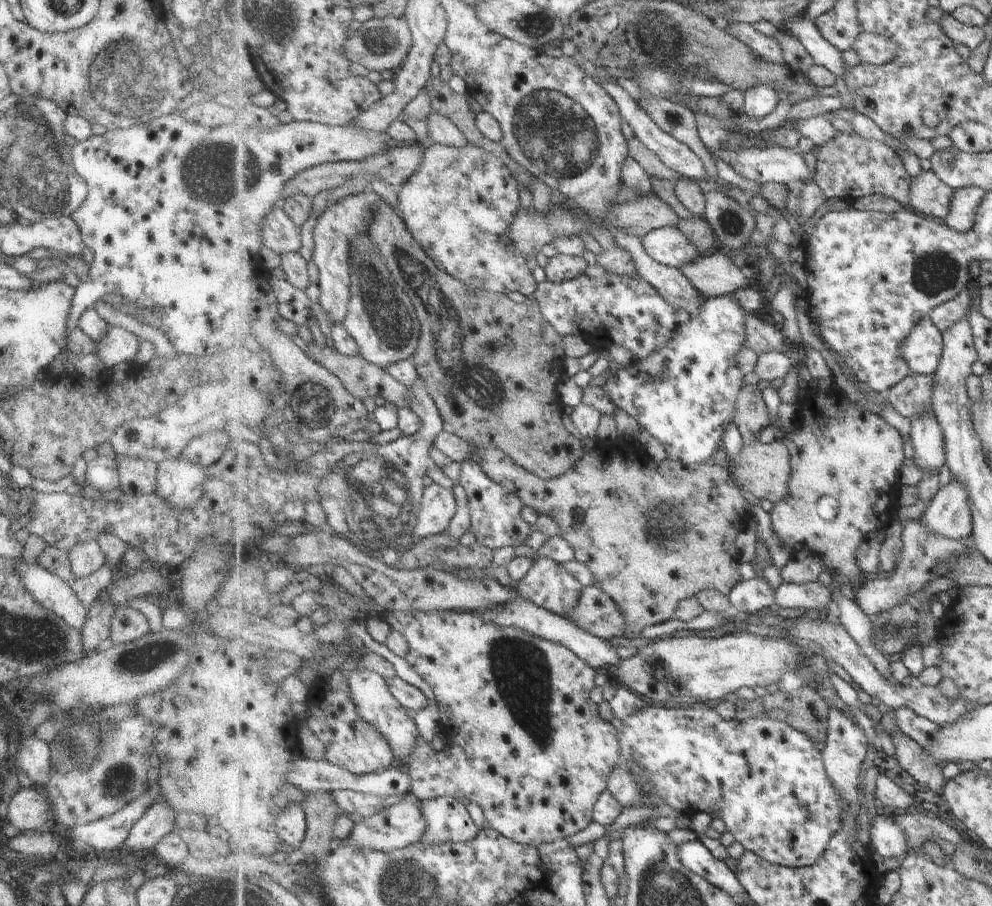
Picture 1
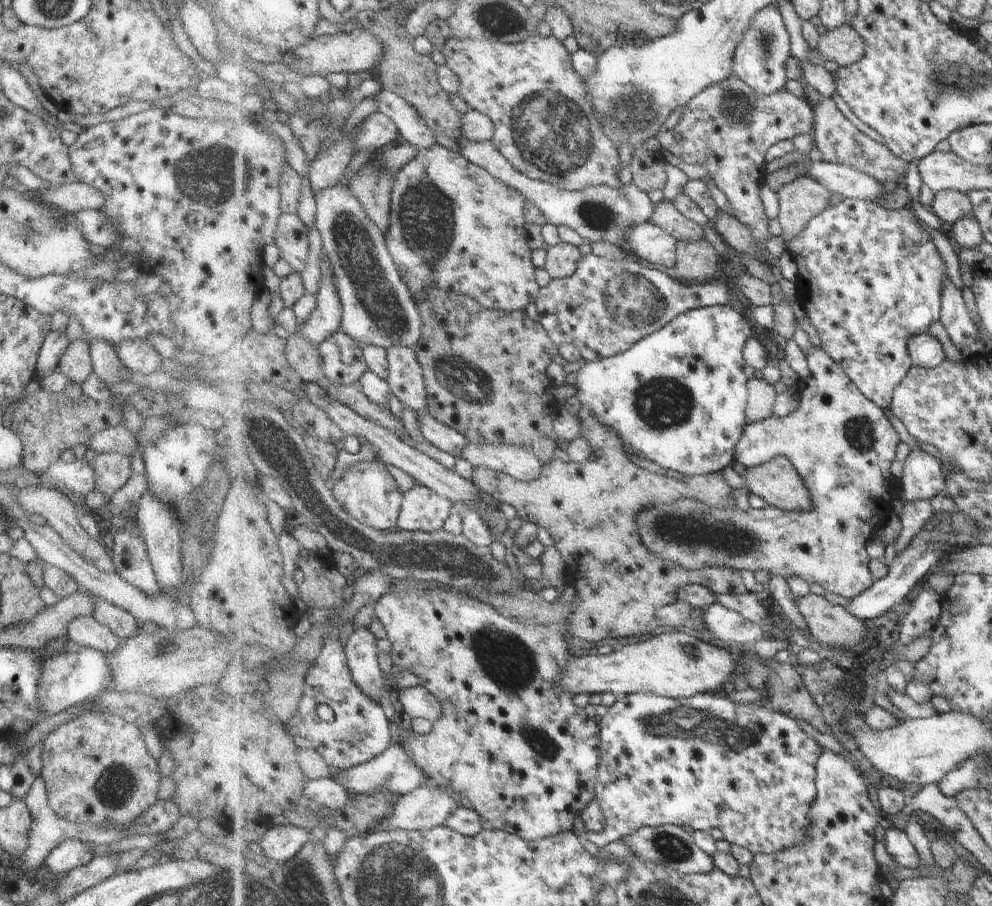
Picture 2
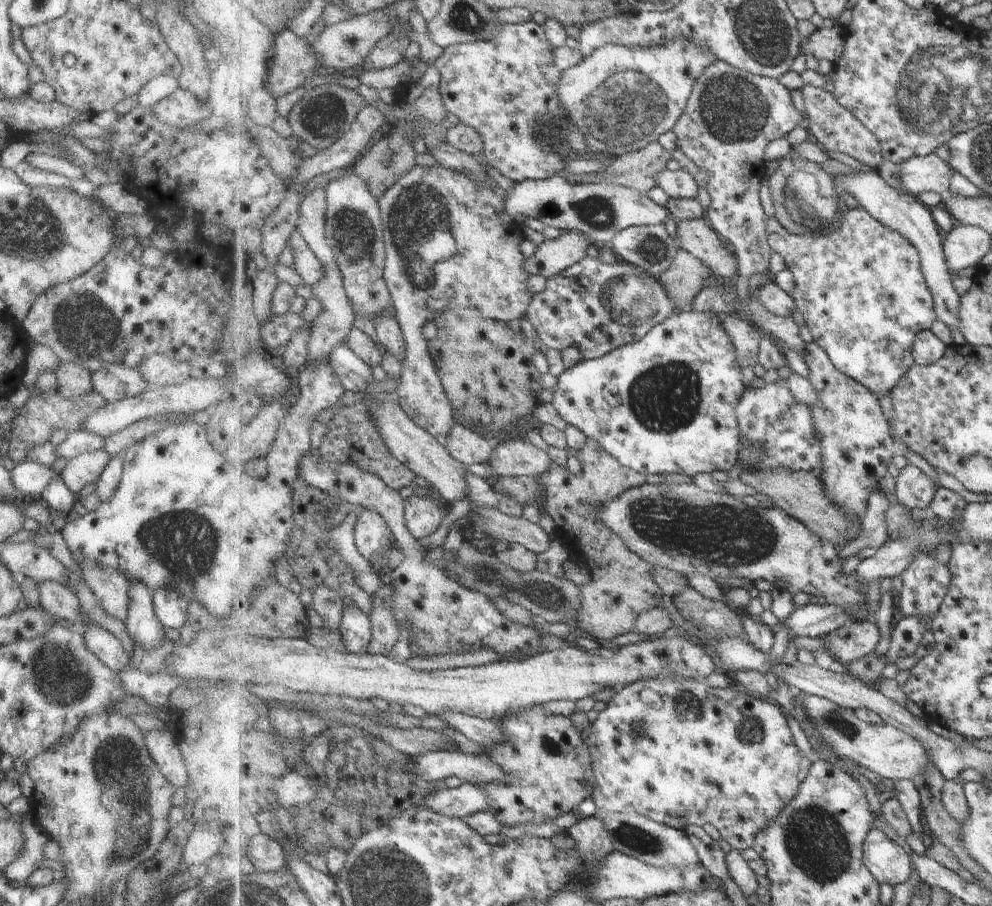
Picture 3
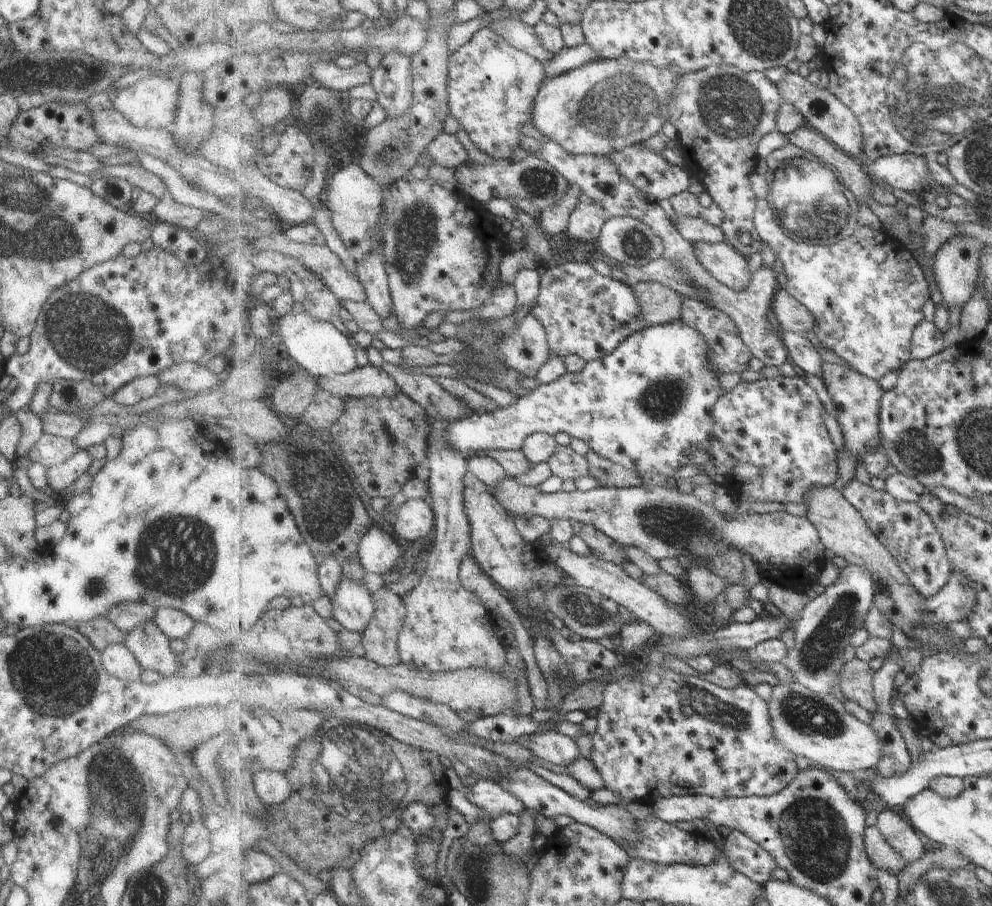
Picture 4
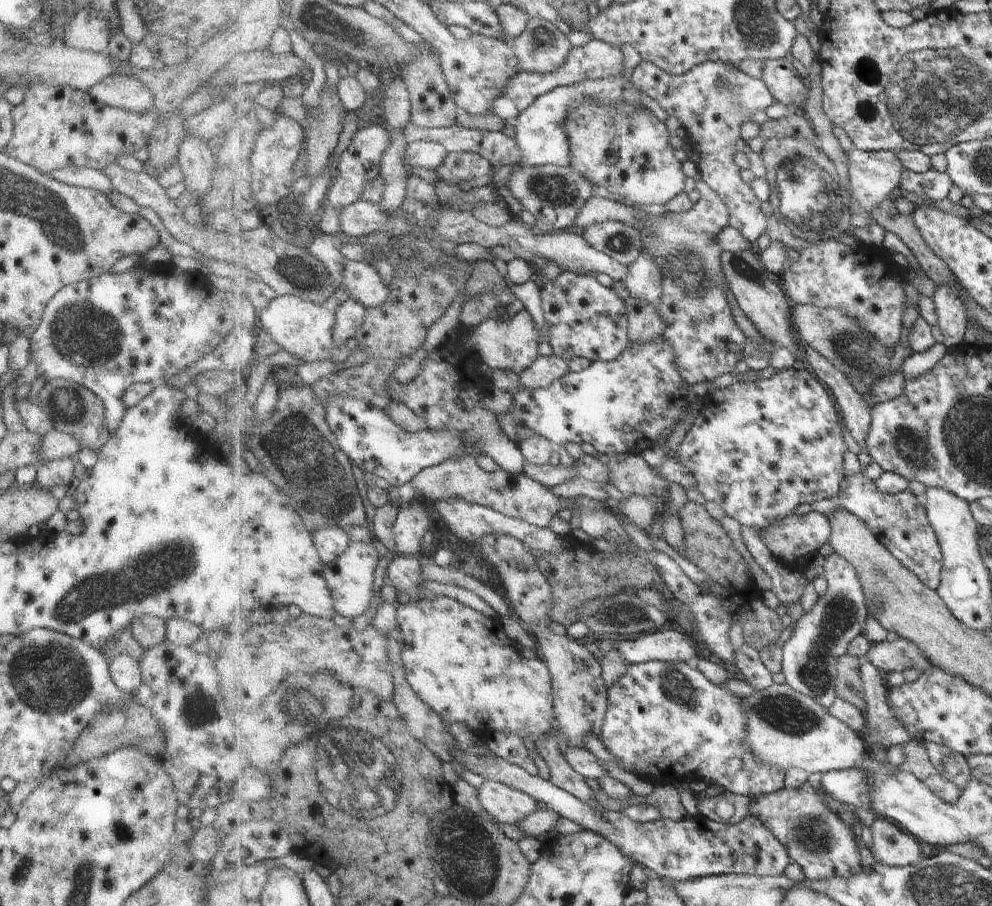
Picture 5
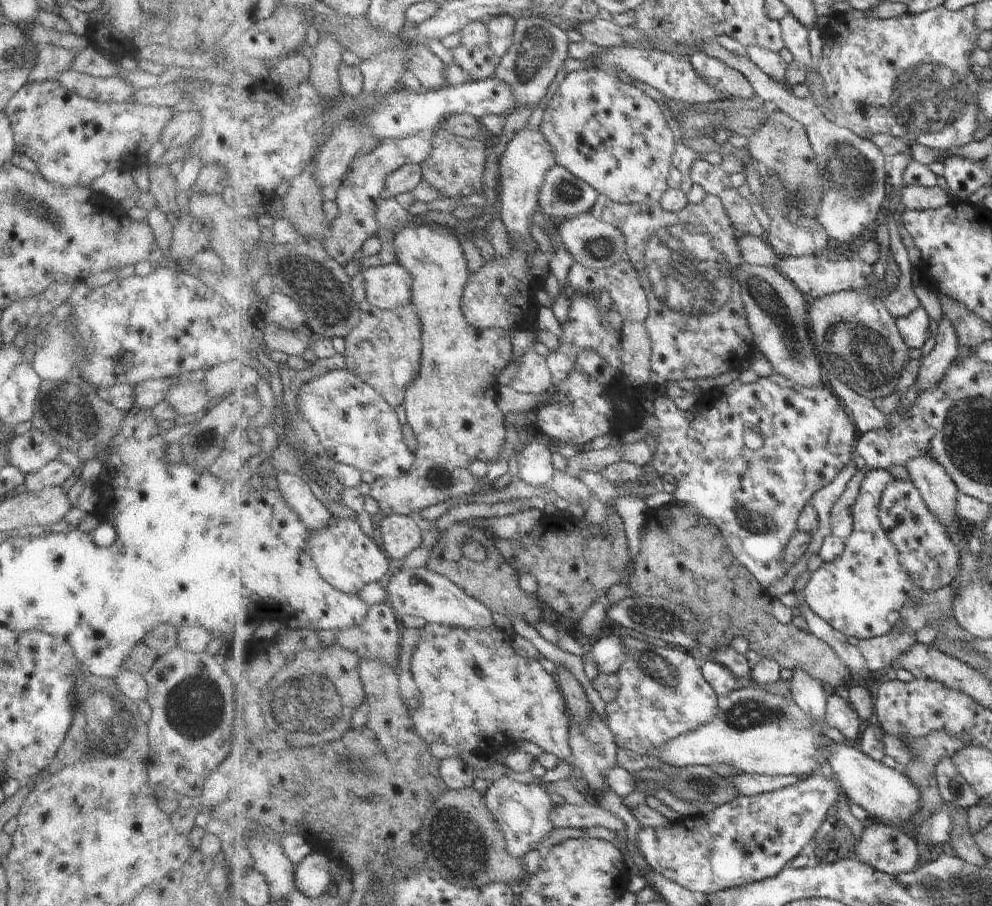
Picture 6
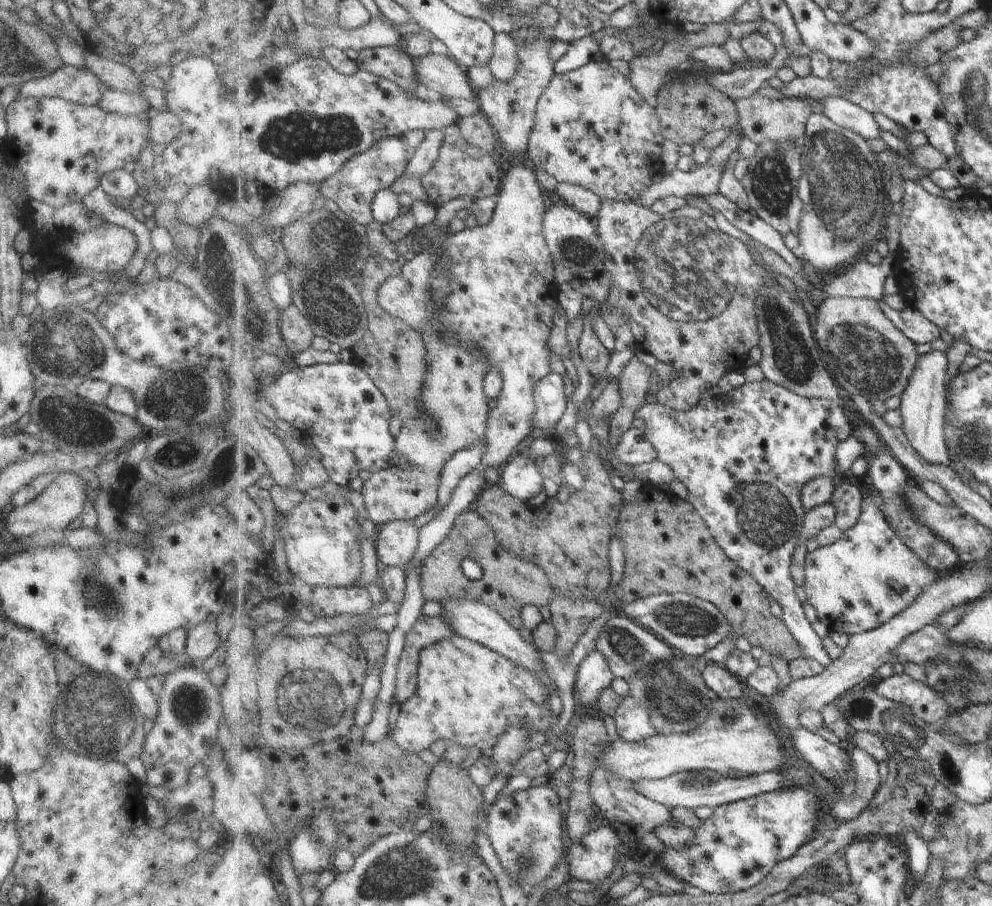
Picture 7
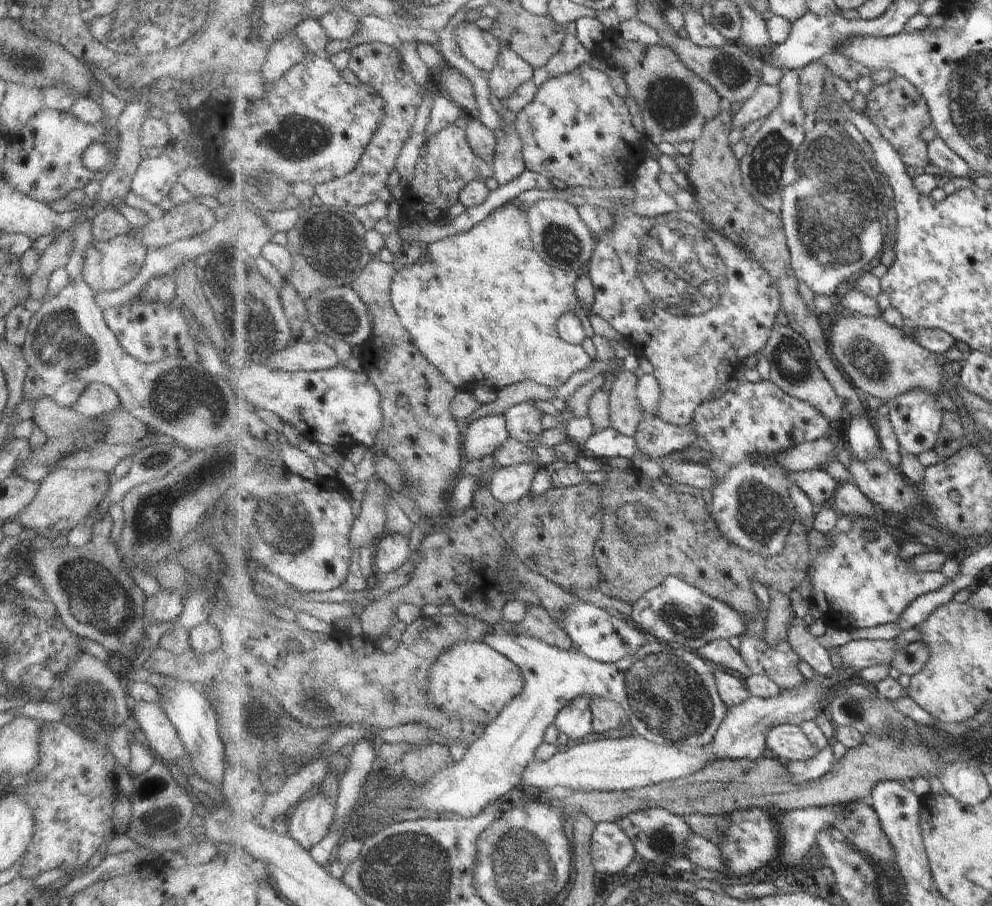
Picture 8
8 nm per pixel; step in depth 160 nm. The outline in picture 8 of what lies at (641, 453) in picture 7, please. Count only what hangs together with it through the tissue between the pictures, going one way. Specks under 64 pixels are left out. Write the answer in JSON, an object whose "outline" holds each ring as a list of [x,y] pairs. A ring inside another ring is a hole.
{"outline":[[[653,416],[639,423],[634,437],[638,452],[645,457],[663,459],[670,454],[683,451],[687,446],[692,446],[696,432],[694,424],[680,427]]]}

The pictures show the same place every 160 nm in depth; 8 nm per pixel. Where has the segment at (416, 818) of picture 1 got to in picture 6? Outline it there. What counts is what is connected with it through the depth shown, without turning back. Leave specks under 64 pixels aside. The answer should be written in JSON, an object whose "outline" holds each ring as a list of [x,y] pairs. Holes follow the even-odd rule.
{"outline":[[[505,776],[493,781],[484,797],[495,822],[504,832],[510,853],[517,858],[521,859],[529,850],[535,849],[540,838],[549,836],[556,827],[550,813],[555,805],[549,793],[540,785],[517,782]]]}

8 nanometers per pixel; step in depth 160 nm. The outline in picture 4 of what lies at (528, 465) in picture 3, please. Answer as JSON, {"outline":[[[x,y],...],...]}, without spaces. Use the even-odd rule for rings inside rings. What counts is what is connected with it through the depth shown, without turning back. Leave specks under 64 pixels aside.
{"outline":[[[558,445],[553,458],[548,462],[549,467],[553,470],[553,474],[559,480],[567,480],[570,478],[575,480],[581,476],[589,476],[591,468],[589,468],[589,460],[585,456],[577,454],[571,445]]]}

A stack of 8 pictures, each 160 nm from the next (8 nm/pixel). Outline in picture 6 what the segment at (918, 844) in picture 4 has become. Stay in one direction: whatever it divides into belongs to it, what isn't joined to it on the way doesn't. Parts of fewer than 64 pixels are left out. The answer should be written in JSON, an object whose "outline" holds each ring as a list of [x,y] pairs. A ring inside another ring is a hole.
{"outline":[[[873,821],[863,830],[855,858],[889,874],[908,873],[919,866],[915,837],[900,826]]]}

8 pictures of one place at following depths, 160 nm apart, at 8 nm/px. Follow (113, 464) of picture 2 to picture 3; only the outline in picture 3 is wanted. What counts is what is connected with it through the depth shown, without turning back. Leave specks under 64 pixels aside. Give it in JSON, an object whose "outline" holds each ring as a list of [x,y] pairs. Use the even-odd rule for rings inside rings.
{"outline":[[[104,449],[78,454],[67,460],[59,473],[60,478],[72,493],[79,495],[83,486],[95,484],[109,459],[110,455]]]}

